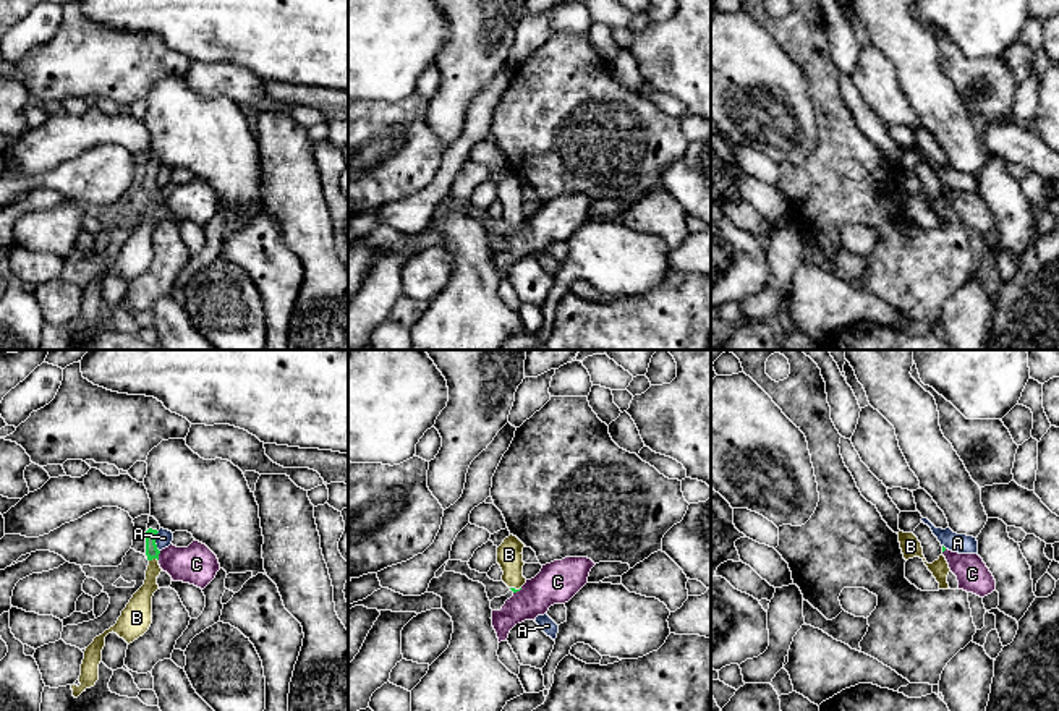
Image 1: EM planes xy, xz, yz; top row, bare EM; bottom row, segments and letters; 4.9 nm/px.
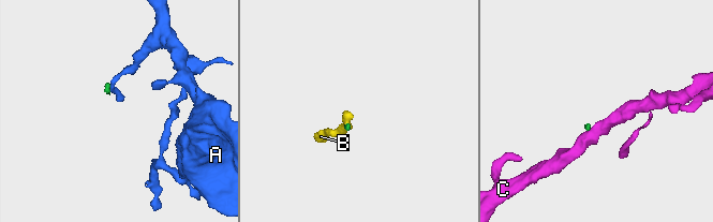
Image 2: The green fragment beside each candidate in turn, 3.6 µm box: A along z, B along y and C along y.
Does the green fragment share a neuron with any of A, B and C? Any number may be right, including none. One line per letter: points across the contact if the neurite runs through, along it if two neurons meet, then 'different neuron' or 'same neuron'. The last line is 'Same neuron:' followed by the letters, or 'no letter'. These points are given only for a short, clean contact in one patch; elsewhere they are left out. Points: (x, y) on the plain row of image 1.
A: along xy (157, 169), (156, 180), (159, 188) | different neuron
B: across xy (151, 185), (153, 195), (151, 222), (140, 243) | same neuron
C: along xy (161, 188), (157, 196) | different neuron
Same neuron: B

